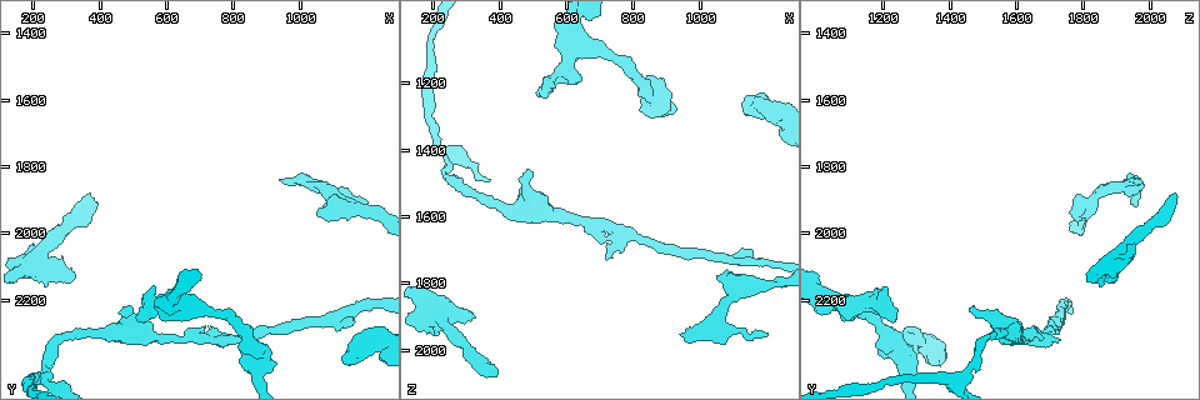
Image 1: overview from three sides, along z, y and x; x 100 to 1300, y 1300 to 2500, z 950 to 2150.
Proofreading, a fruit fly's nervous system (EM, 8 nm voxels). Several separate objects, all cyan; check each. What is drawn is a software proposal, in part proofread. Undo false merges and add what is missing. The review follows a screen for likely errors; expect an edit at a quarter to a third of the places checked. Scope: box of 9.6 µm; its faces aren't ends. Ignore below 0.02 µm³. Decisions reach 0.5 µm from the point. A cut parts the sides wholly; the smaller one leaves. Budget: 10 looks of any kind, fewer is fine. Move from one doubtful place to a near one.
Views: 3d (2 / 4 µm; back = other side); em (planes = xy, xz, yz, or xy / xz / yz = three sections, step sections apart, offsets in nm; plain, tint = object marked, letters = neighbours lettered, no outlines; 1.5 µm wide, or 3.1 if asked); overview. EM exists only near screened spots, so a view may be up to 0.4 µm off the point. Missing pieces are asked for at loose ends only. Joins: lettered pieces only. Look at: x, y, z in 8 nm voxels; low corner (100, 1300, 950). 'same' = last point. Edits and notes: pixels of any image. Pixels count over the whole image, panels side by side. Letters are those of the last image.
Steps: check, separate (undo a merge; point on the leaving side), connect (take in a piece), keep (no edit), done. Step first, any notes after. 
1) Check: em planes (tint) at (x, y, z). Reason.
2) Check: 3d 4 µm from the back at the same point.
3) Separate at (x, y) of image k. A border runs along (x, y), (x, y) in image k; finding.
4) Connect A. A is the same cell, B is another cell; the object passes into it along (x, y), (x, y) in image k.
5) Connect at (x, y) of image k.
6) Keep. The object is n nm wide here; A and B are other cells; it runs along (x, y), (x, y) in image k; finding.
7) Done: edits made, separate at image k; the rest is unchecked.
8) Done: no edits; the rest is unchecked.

Check: 3d 2 µm at (520, 2260, 1240). Free end.

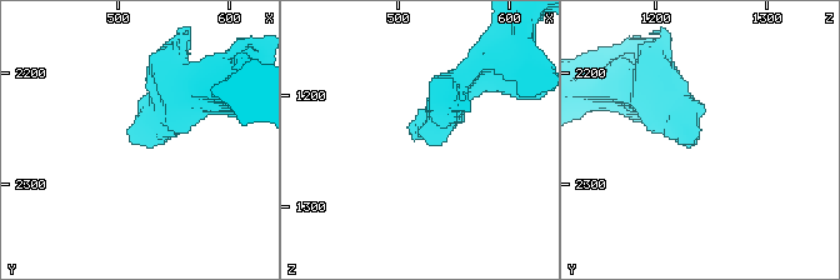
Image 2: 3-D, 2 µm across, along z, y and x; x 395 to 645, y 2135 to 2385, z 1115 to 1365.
Check: em xy step 8 (tint) at (516, 2264, 1236). Need the tissue.

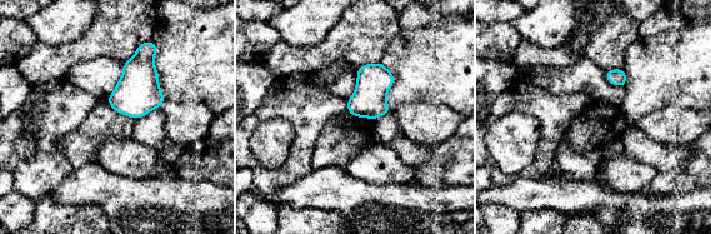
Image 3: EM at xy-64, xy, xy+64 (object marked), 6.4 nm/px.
Check: em planes (letters) at the same point. Cut it another way.

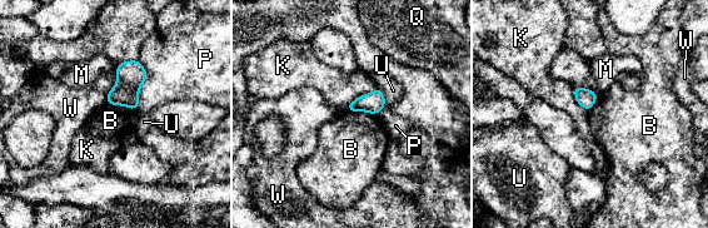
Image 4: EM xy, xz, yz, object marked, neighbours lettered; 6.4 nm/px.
Keep. B, K, M, P, Q, U and W are other cells; a border runs along (345, 109), (365, 110), (377, 115) in image 4; no lettered piece goes on from it.

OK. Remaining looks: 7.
Check: 3d 4 µm at (530, 2310, 1590). Thick turns thin.

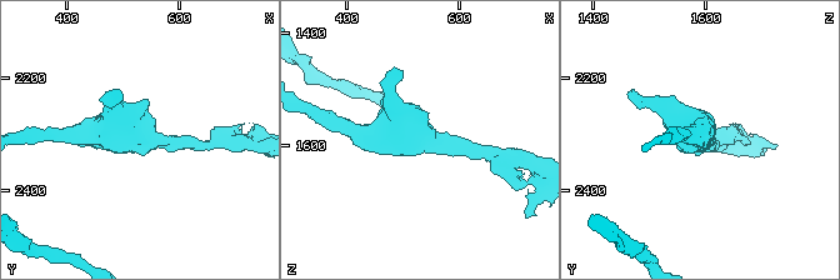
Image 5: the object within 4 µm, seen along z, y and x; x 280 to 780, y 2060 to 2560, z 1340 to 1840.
Check: em xy step 4 (tint) at (535, 2310, 1580).

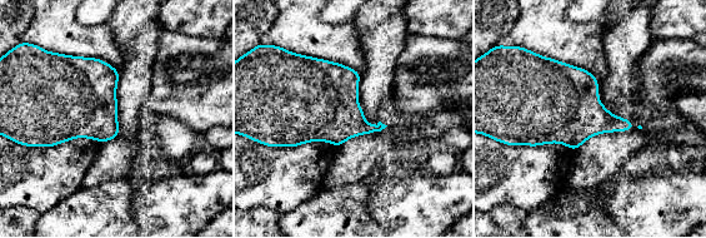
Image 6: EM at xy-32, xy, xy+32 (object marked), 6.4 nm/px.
Check: em planes (letters) at the same point. Another direction.

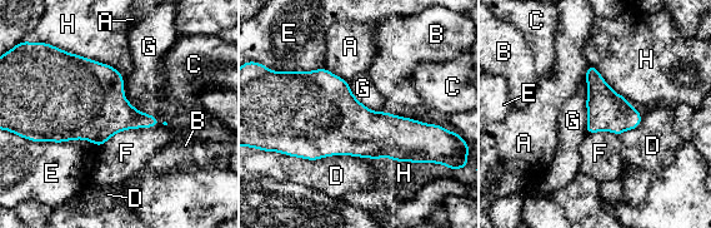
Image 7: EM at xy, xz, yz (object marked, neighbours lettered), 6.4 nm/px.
Keep. A, B, C, D, E, F, G and H are other cells; a border runs along (9, 130), (99, 147) in image 7; one neuron here.

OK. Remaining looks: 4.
Check: em yz step 4 (letters) at (720, 2320, 1720). Free end.

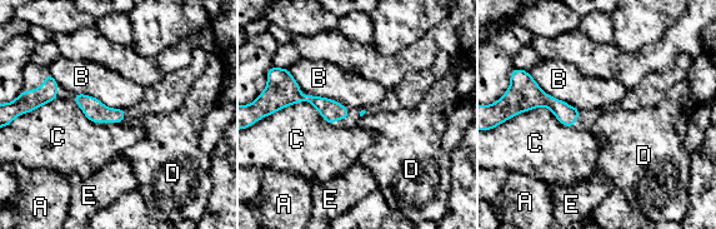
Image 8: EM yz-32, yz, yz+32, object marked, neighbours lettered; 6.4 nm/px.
Check: em planes (letters) at the same point. Another direction.

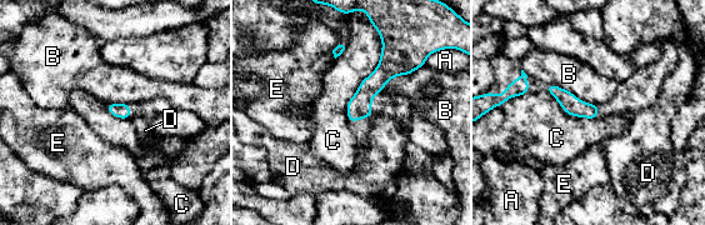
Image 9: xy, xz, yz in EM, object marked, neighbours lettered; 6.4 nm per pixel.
Keep. The object is 100 nm wide here; A, B, C, D and E are other cells; a border runs along (374, 26), (380, 61), (348, 121) in image 9; none of them fits.

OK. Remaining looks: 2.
Check: 3d 4 µm at (1130, 2380, 1250). Thick end.

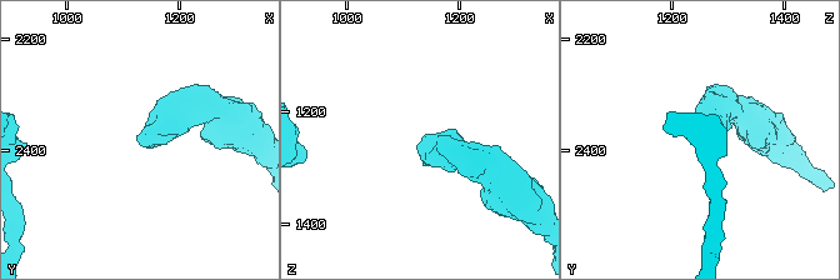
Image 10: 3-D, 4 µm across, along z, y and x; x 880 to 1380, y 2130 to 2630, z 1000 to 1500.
Check: em planes (letters) at (1125, 2375, 1255).

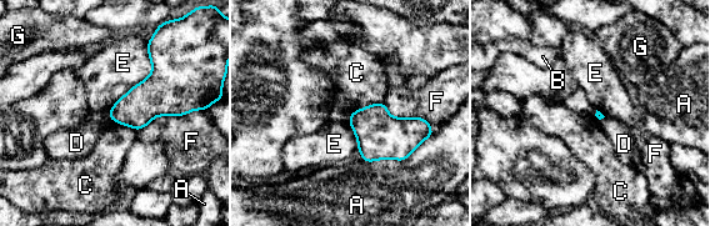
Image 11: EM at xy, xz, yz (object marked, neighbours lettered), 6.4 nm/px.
Keep. A, B, C, D, E, F and G are other cells; a border runs along (383, 100), (351, 112) in image 11; none of them fits.

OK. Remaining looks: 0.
Done: no edits; the rest is unchecked.

